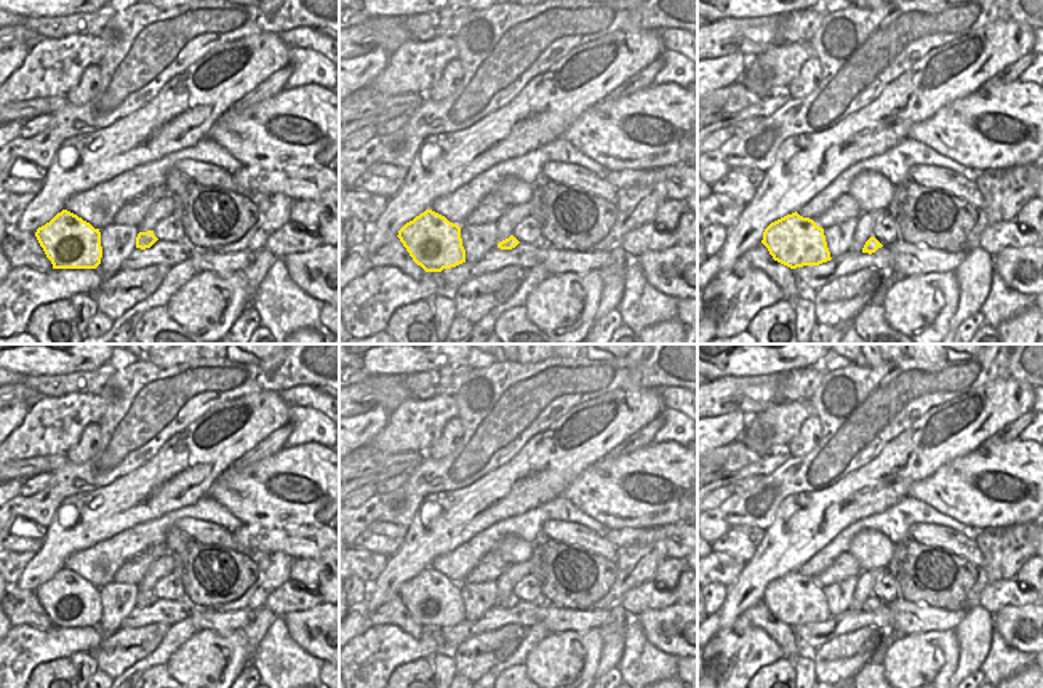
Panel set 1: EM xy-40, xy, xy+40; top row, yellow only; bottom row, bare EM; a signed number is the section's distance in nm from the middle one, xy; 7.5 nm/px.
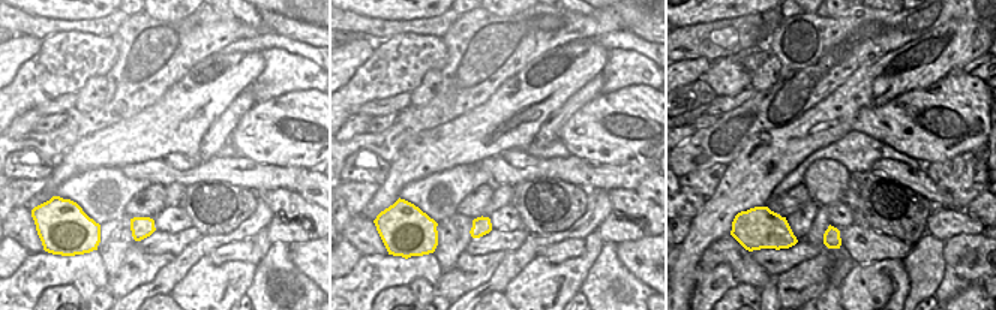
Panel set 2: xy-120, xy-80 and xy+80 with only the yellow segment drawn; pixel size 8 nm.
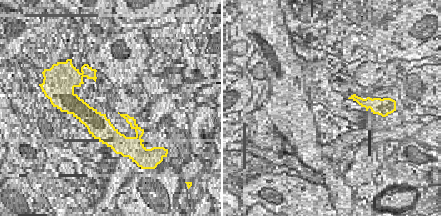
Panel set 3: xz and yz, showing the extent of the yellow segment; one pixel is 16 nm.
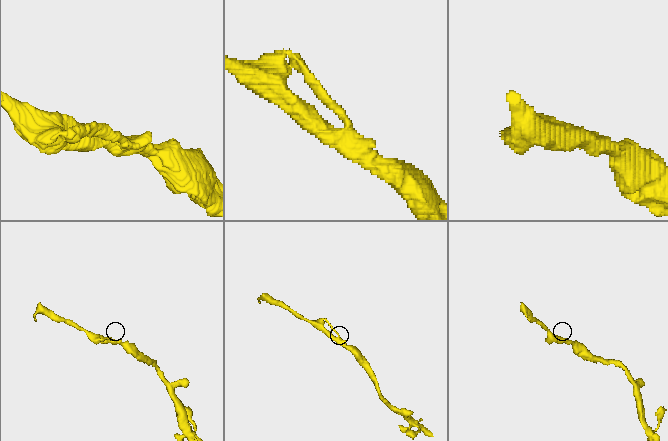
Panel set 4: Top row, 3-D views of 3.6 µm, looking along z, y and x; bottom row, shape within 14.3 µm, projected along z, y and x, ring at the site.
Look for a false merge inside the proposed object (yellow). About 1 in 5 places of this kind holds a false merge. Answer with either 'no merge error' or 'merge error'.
no merge error

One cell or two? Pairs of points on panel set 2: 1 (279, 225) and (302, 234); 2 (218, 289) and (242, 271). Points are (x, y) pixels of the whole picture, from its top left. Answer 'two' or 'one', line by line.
1: one
2: one

